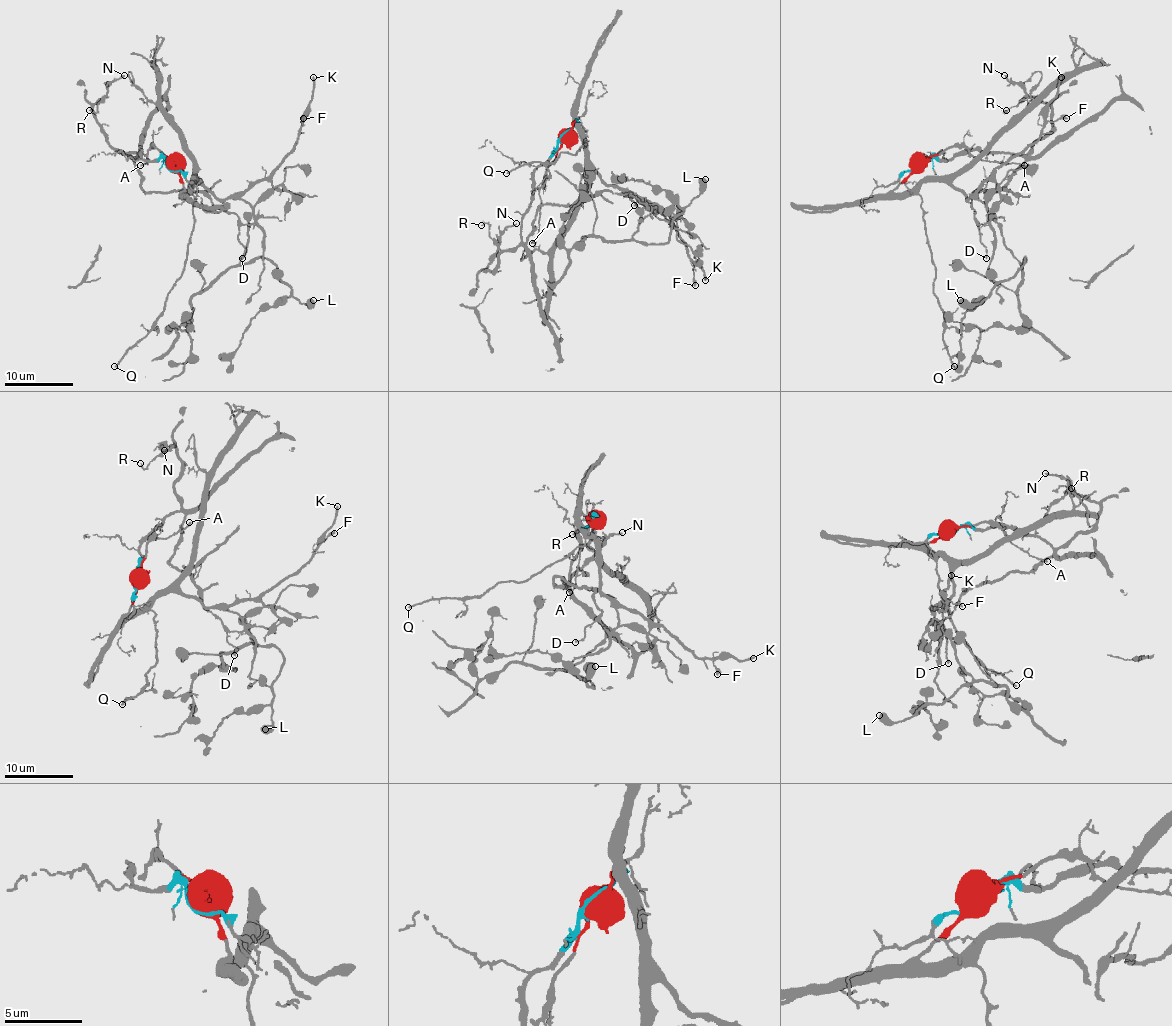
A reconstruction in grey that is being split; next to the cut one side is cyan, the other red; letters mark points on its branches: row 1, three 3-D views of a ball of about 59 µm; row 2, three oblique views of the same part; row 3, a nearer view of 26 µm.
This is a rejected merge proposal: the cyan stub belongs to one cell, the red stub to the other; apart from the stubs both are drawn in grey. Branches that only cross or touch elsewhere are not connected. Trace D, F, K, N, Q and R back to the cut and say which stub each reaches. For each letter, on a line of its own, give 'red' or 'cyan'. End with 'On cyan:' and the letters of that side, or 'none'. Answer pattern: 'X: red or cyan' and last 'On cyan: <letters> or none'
D: cyan
F: red
K: red
N: cyan
Q: red
R: cyan
On cyan: D, N, R

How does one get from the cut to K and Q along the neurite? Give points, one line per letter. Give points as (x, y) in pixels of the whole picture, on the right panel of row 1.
K: (919, 168), (893, 191), (951, 182), (966, 199), (1040, 136), (1043, 112), (1062, 76)
Q: (919, 168), (893, 192), (920, 197), (924, 230), (936, 276), (934, 293), (944, 323), (942, 342), (954, 366)

